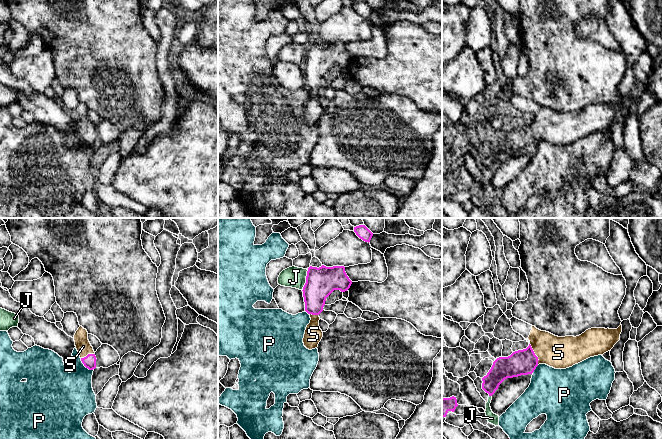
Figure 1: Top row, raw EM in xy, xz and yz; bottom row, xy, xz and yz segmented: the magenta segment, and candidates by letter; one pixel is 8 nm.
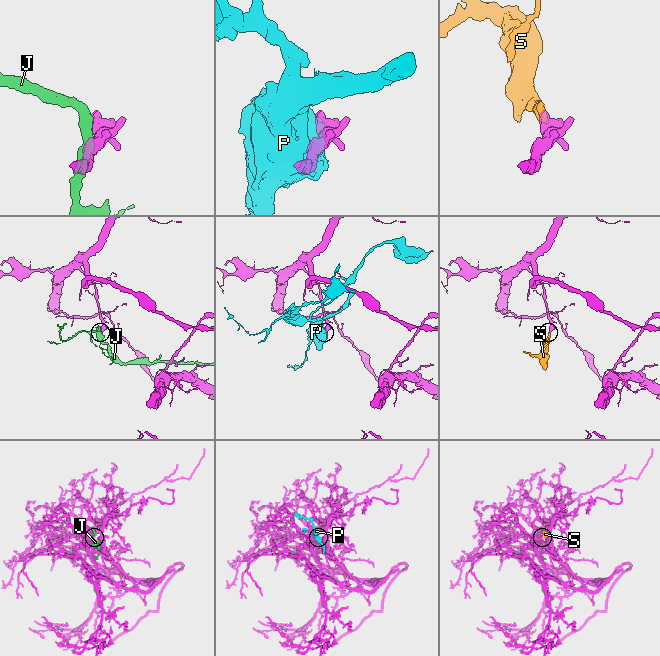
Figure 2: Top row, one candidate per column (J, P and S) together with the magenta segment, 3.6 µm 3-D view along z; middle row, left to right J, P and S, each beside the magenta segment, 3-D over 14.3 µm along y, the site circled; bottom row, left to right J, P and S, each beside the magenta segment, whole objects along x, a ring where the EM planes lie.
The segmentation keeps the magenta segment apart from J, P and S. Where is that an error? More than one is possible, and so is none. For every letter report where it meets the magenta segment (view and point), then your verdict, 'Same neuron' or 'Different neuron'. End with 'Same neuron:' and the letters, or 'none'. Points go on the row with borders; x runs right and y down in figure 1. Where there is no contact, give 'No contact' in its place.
J: Touches magenta at xz (306, 280). Different neuron
P: Touches magenta at xy (85, 366). Different neuron
S: Touches magenta at yz (534, 354). Same neuron
Same neuron: S

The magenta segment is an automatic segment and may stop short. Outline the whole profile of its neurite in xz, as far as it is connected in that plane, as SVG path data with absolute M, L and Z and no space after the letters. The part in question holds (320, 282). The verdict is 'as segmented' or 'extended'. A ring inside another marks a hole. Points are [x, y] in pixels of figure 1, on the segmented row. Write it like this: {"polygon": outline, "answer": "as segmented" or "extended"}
{"polygon": "M310 266L307 271L306 283L303 287L305 311L310 315L310 323L307 325L303 343L309 349L318 347L323 337L319 327L319 314L323 311L326 298L334 291L347 291L352 284L345 272L344 266L321 267Z", "answer": "extended"}

